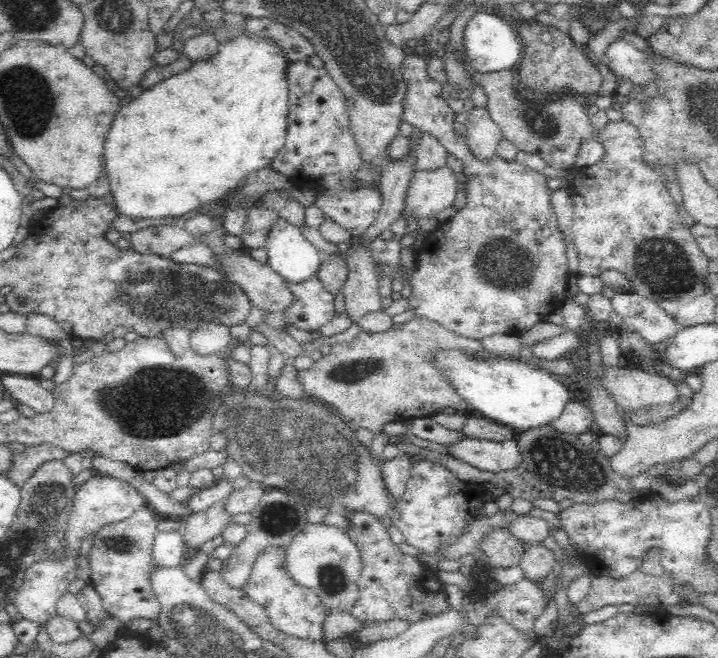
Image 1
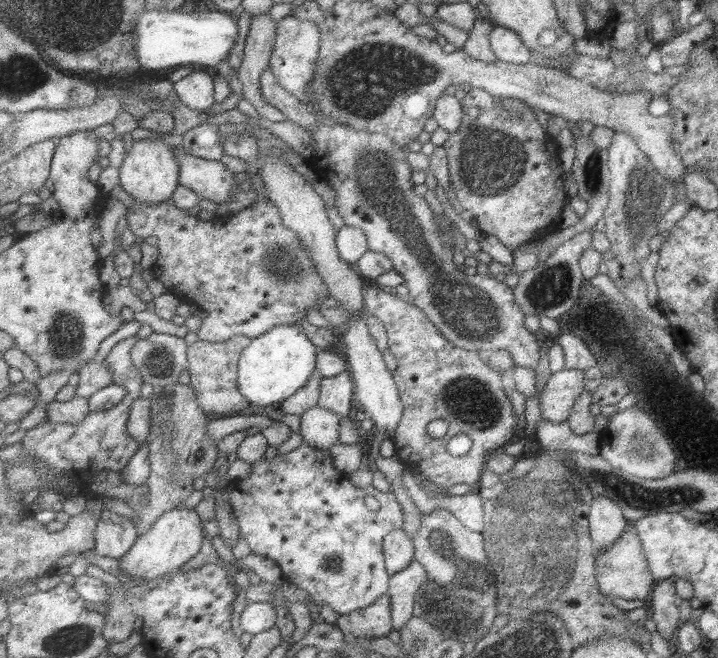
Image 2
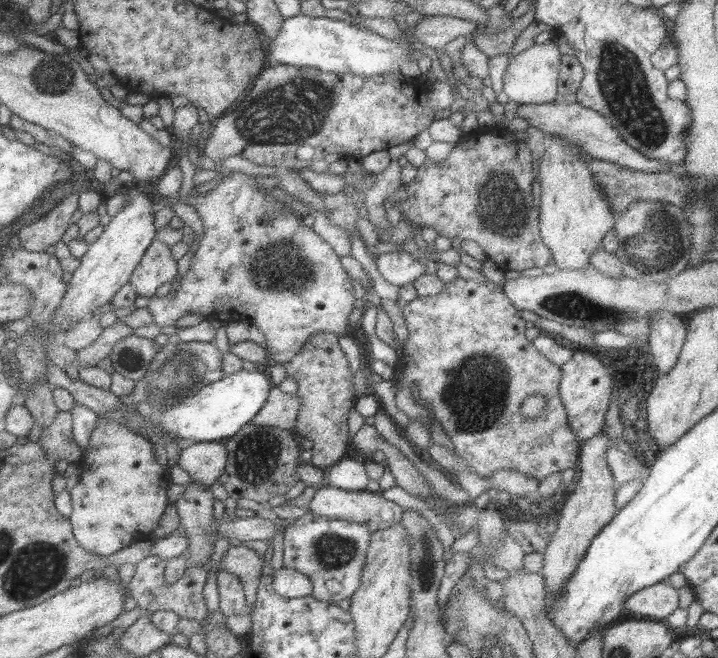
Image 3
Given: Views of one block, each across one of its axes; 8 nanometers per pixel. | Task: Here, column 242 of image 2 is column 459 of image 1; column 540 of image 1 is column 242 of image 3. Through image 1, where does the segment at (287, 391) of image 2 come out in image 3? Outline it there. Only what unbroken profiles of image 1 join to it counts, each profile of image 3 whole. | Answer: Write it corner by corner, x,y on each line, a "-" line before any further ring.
264,367
256,371
240,369
219,382
205,386
197,395
158,414
164,432
183,438
185,442
221,441
233,438
247,423
251,423
268,403
275,384

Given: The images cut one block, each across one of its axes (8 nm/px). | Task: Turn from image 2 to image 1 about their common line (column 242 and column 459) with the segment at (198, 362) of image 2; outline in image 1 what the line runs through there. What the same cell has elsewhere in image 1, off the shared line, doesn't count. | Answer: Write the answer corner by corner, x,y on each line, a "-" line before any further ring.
420,316
405,324
394,324
378,334
361,329
352,340
331,347
330,354
314,362
308,370
300,370
306,398
318,400
338,412
347,423
352,421
375,434
388,422
429,417
444,408
473,409
457,392
450,376
438,367
438,352
459,352
486,362
503,359
524,363
519,352
490,352
481,340
459,336

